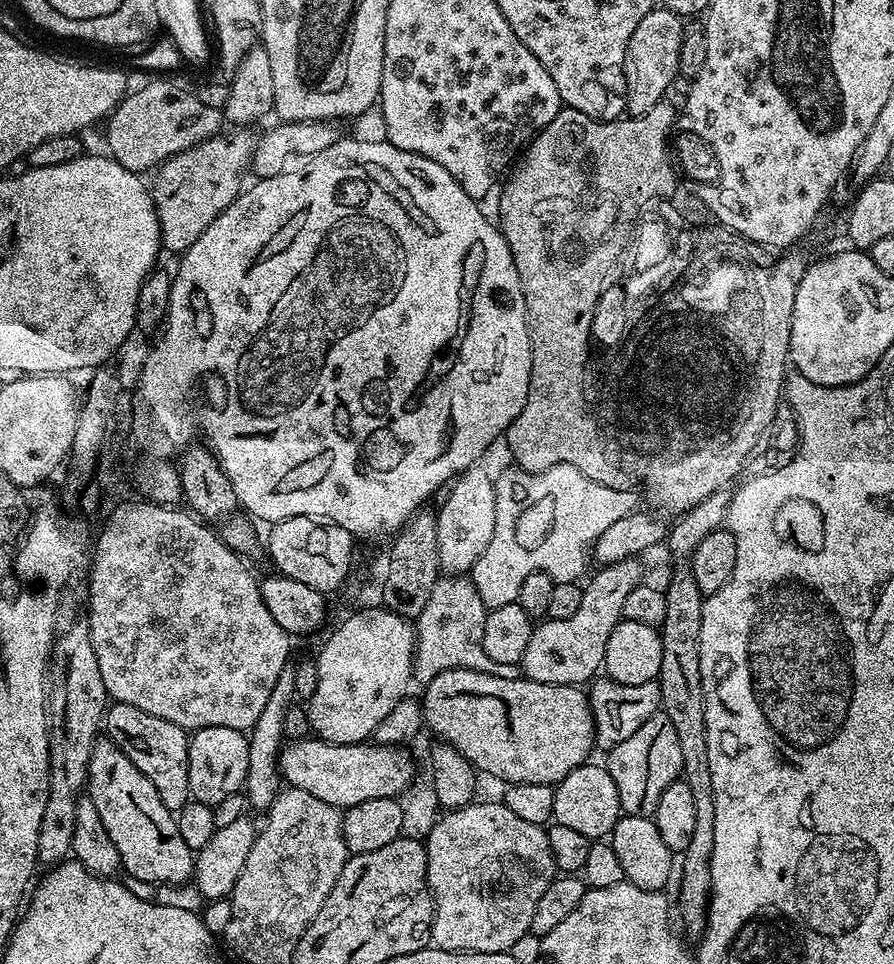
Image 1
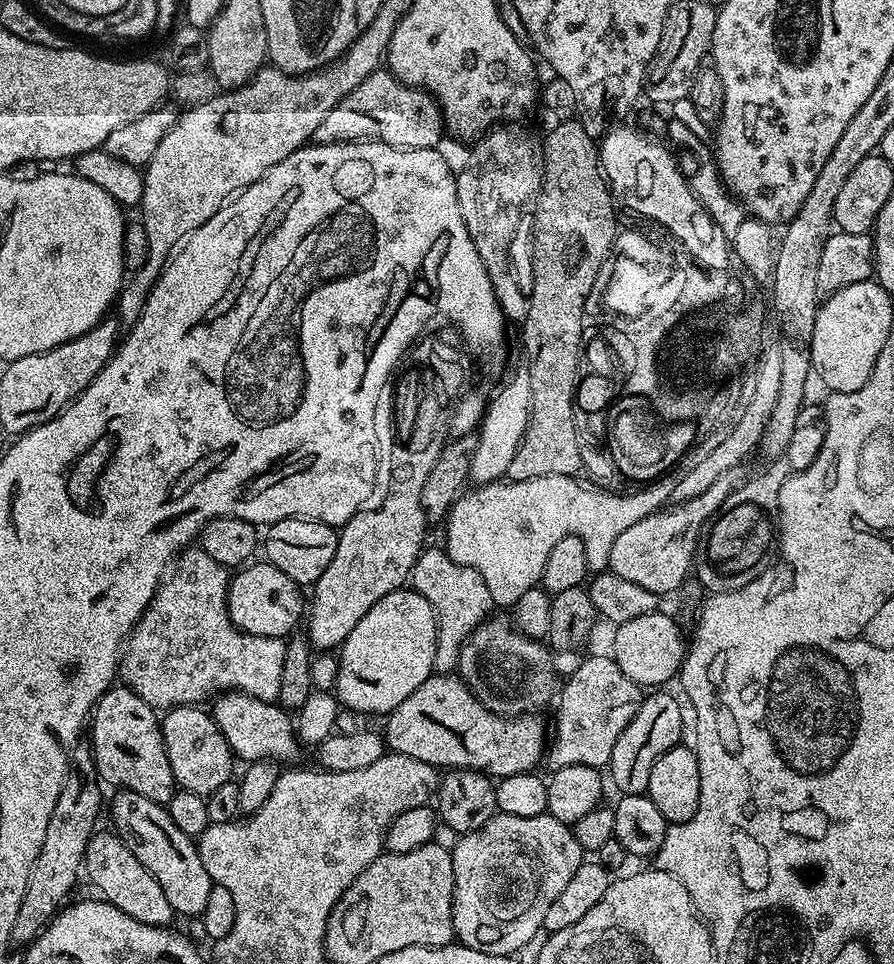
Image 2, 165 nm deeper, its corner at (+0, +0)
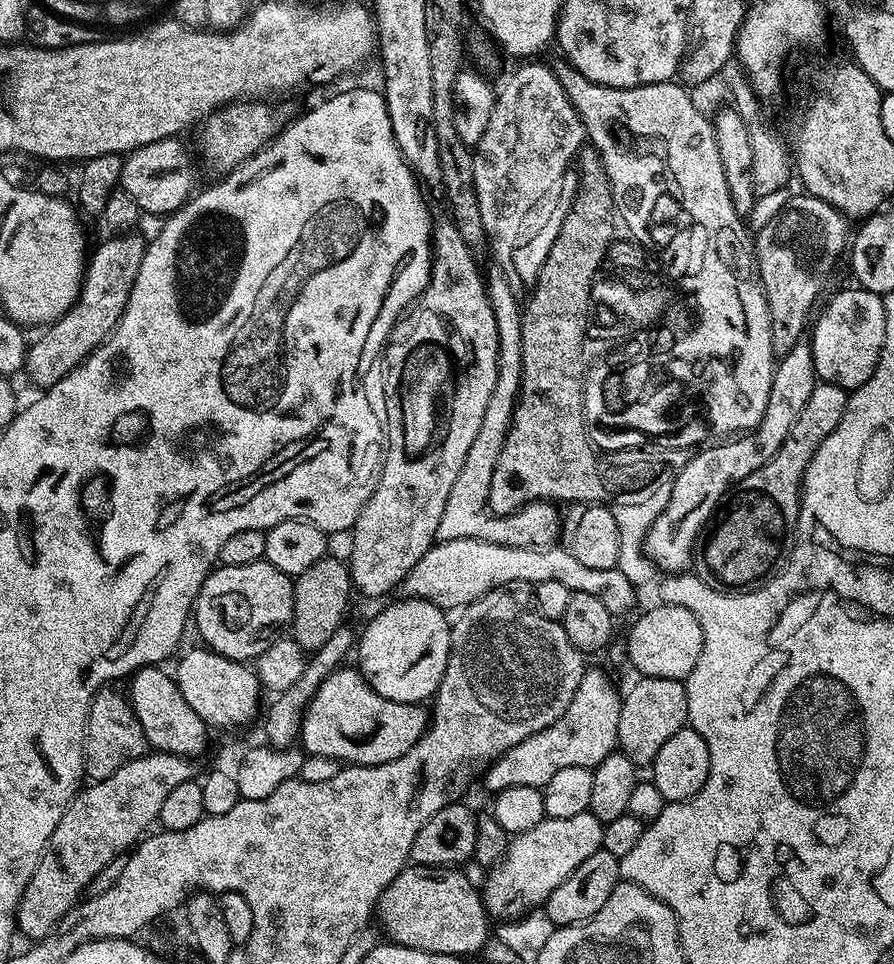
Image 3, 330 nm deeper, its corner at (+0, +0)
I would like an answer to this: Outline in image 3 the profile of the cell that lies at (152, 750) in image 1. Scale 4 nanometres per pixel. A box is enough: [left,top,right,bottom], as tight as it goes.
[84,686,150,781]

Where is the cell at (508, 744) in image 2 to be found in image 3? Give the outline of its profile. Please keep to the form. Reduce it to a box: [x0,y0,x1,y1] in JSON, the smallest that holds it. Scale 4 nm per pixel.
[298,666,429,766]

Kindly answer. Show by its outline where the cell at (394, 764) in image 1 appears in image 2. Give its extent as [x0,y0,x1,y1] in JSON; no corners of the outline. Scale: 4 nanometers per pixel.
[210,692,298,762]

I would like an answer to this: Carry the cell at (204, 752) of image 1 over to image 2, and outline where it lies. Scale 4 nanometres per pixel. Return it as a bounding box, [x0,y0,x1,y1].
[160,704,234,797]

